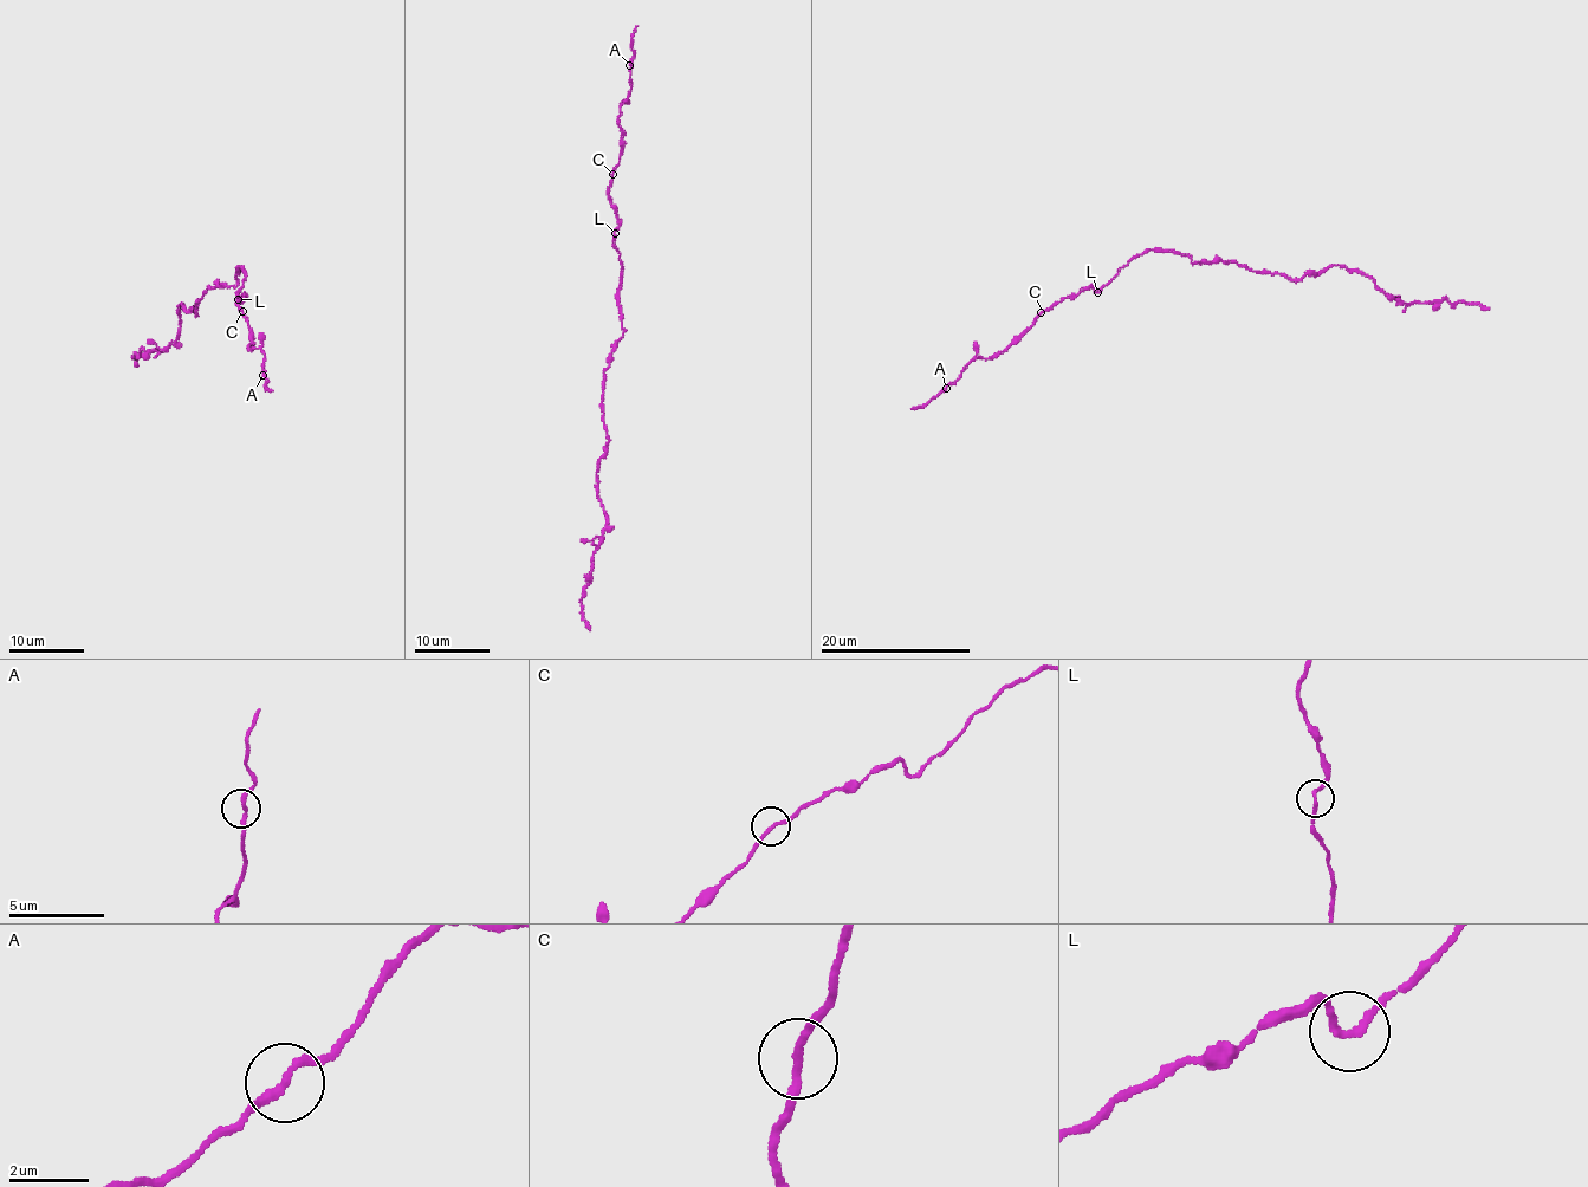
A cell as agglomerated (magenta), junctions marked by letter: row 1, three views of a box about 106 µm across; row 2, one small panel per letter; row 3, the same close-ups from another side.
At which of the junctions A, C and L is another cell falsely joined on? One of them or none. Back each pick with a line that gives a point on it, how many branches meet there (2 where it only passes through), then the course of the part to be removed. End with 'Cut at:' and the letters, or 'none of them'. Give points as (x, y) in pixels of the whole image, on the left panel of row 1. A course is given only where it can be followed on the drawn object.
Cut at: none of them

